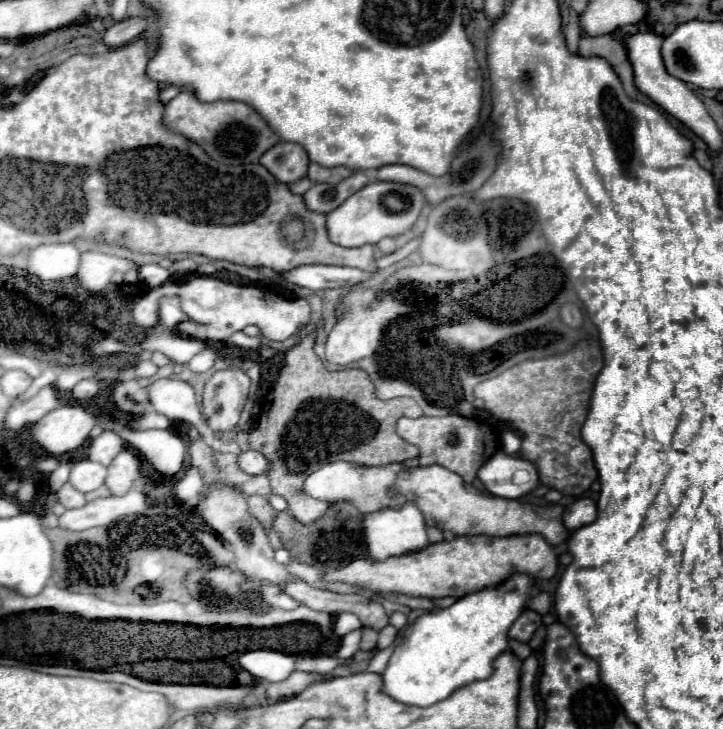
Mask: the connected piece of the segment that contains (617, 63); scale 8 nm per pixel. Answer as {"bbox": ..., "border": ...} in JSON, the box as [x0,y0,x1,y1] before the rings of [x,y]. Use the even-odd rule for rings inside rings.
{"bbox":[578,24,640,82],"border":[[[628,24],[628,26],[620,26],[618,30],[610,32],[610,34],[604,34],[604,36],[588,36],[588,34],[580,34],[580,48],[578,52],[582,56],[602,56],[606,58],[614,70],[618,72],[620,80],[624,82],[624,76],[630,76],[632,68],[630,68],[630,62],[628,62],[628,50],[626,50],[626,44],[622,42],[622,34],[634,34],[634,32],[640,32],[636,24]]]}

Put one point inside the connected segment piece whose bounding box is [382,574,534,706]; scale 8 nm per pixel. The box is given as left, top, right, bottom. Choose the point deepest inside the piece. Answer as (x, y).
(441, 651)

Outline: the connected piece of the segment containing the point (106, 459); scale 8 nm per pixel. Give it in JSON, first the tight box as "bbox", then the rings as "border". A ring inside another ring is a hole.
{"bbox":[88,432,126,466],"border":[[[102,432],[96,440],[90,442],[88,458],[92,462],[108,466],[116,458],[116,454],[120,454],[120,450],[124,450],[124,448],[126,448],[126,442],[118,434],[114,434],[114,432]]]}

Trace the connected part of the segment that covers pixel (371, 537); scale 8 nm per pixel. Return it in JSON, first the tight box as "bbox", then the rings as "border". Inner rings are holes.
{"bbox":[364,504,430,560],"border":[[[404,504],[400,510],[380,510],[372,514],[364,514],[364,536],[368,544],[368,554],[374,560],[394,558],[400,554],[414,554],[416,550],[424,550],[424,546],[430,546],[426,524],[420,514],[420,510],[414,504]]]}

